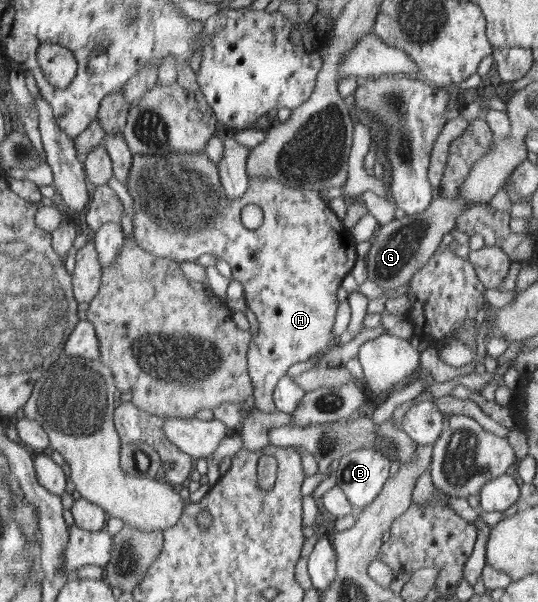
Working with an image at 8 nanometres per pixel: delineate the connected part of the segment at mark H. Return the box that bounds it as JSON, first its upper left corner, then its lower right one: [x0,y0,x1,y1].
[125,150,357,412]

